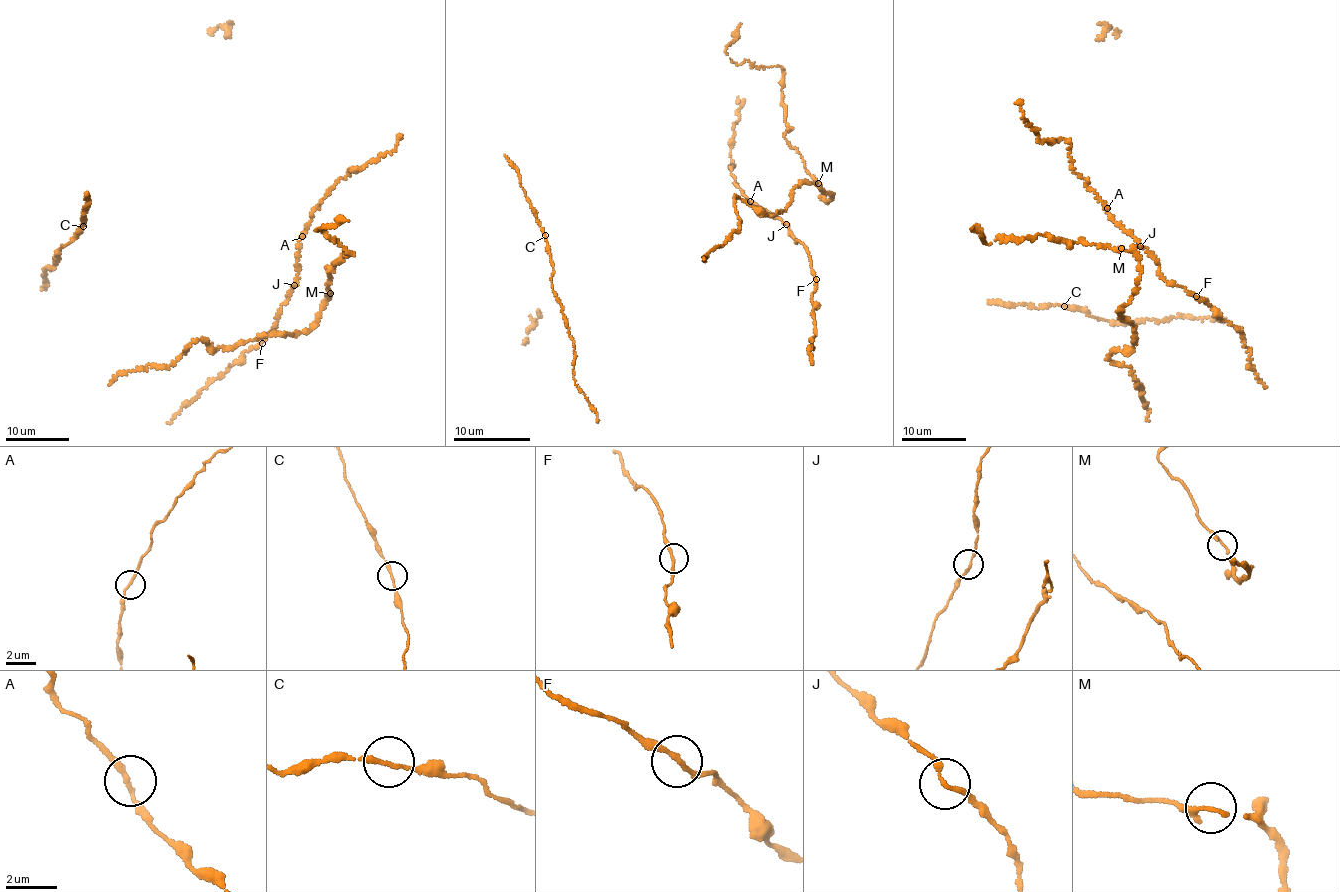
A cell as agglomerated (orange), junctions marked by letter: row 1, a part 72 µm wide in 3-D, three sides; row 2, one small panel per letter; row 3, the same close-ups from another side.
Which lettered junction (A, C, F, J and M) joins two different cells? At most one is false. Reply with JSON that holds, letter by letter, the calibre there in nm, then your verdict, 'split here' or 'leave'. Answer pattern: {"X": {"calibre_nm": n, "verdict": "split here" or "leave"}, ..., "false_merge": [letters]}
{"A": {"calibre_nm": 180, "verdict": "leave"}, "C": {"calibre_nm": 180, "verdict": "leave"}, "F": {"calibre_nm": 170, "verdict": "leave"}, "J": {"calibre_nm": 180, "verdict": "leave"}, "M": {"calibre_nm": 180, "verdict": "leave"}, "false_merge": []}

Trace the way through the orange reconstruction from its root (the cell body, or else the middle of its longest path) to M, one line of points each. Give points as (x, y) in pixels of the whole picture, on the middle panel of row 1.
M: (806, 183), (824, 189), (832, 199), (825, 201), (824, 192), (817, 183)

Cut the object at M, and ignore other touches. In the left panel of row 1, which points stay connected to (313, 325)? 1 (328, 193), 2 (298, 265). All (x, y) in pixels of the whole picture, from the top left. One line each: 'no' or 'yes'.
1: yes
2: yes

